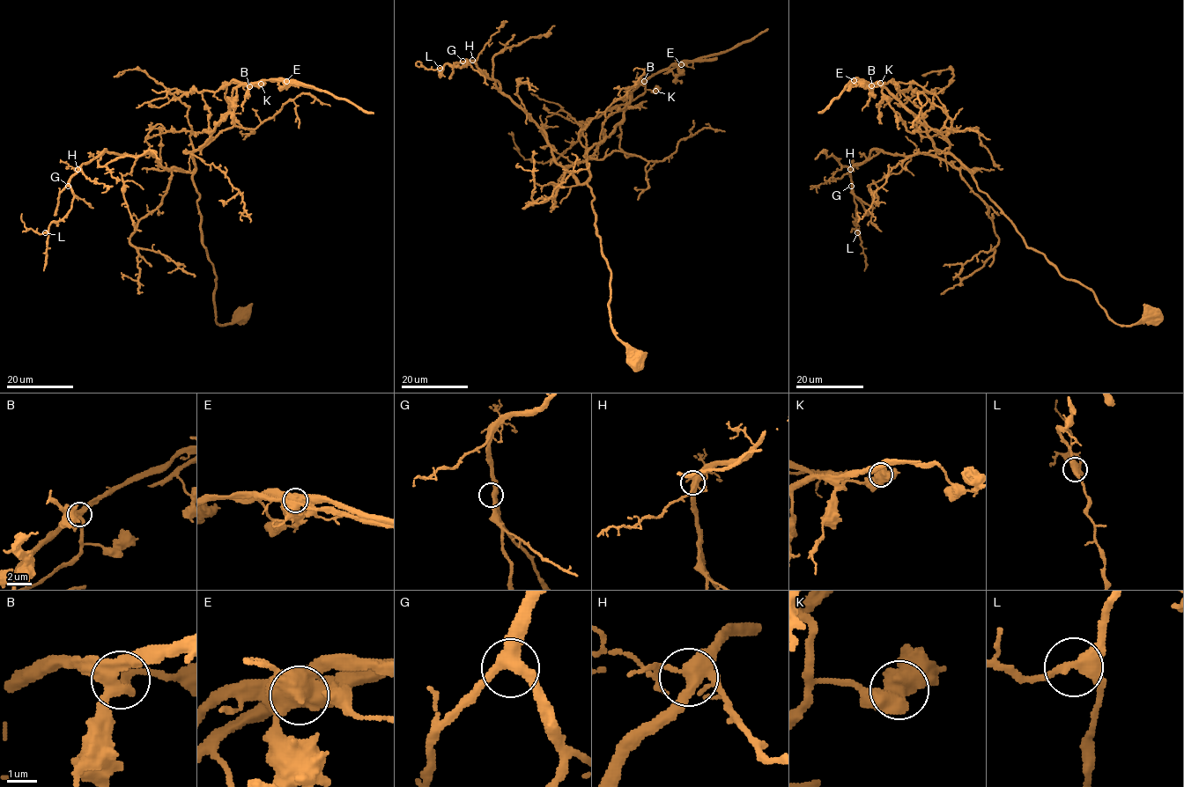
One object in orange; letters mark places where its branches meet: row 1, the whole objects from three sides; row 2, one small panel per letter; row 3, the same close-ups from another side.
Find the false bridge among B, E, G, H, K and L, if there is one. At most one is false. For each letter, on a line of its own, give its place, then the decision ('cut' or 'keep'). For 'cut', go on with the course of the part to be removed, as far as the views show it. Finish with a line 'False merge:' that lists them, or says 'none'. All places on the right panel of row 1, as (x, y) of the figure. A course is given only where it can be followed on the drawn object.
B: (871, 85) | keep
E: (854, 80) | cut | (854, 80), (817, 113)
G: (851, 186) | keep
H: (850, 169) | keep
K: (880, 83) | keep
L: (857, 232) | keep
False merge: E

